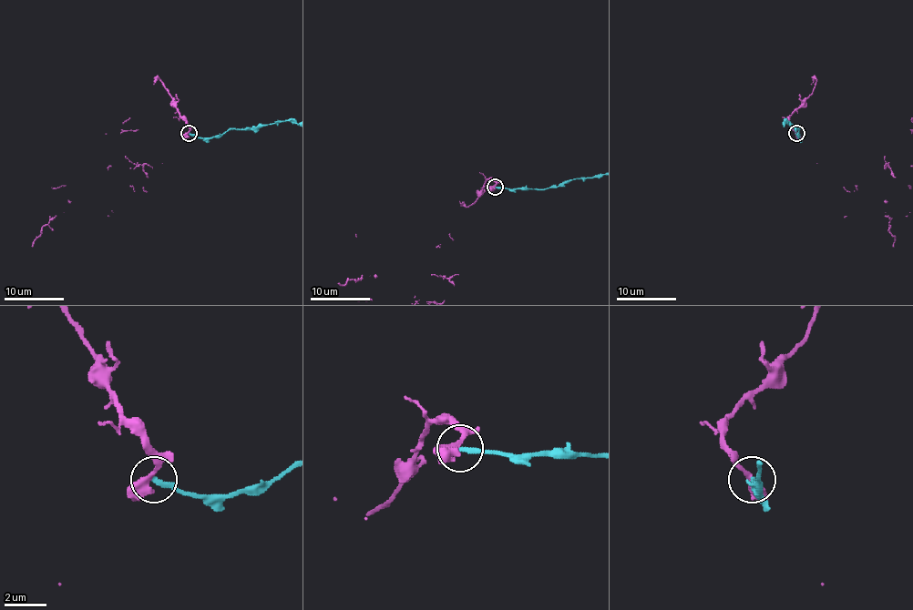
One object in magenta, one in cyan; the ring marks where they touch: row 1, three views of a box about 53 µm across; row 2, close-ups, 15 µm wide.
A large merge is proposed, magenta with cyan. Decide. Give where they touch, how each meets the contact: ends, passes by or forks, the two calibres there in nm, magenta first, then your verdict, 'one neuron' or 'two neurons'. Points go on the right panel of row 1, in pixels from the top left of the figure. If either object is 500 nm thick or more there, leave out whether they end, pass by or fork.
place (796, 133); magenta passes by; cyan ends; calibres 360 and 240 nm; two neurons

